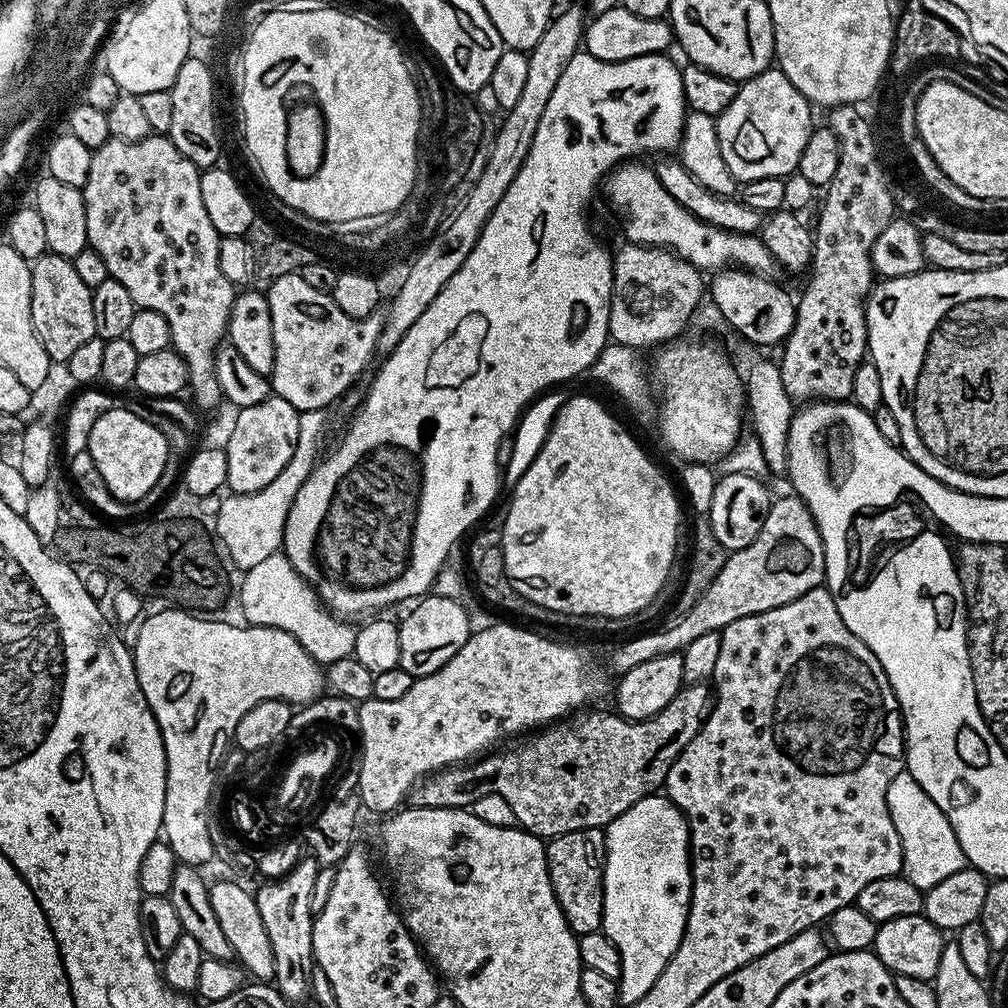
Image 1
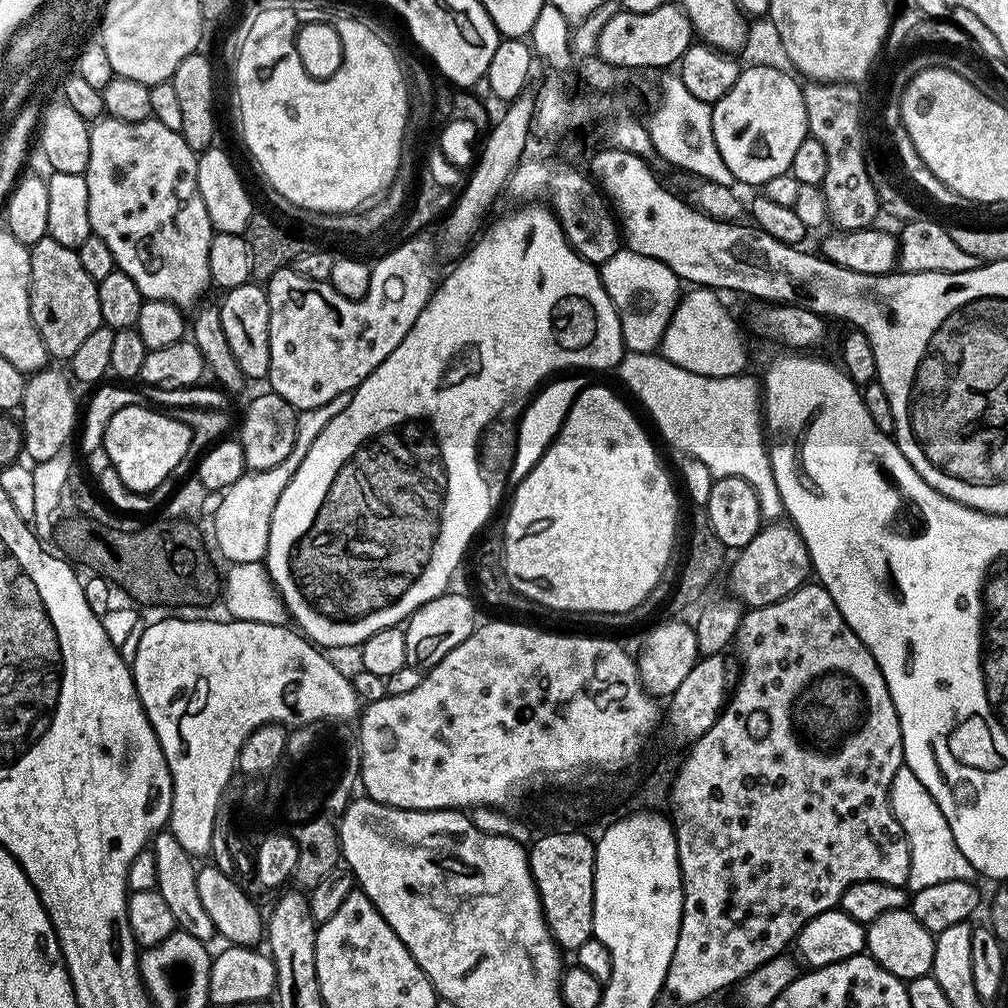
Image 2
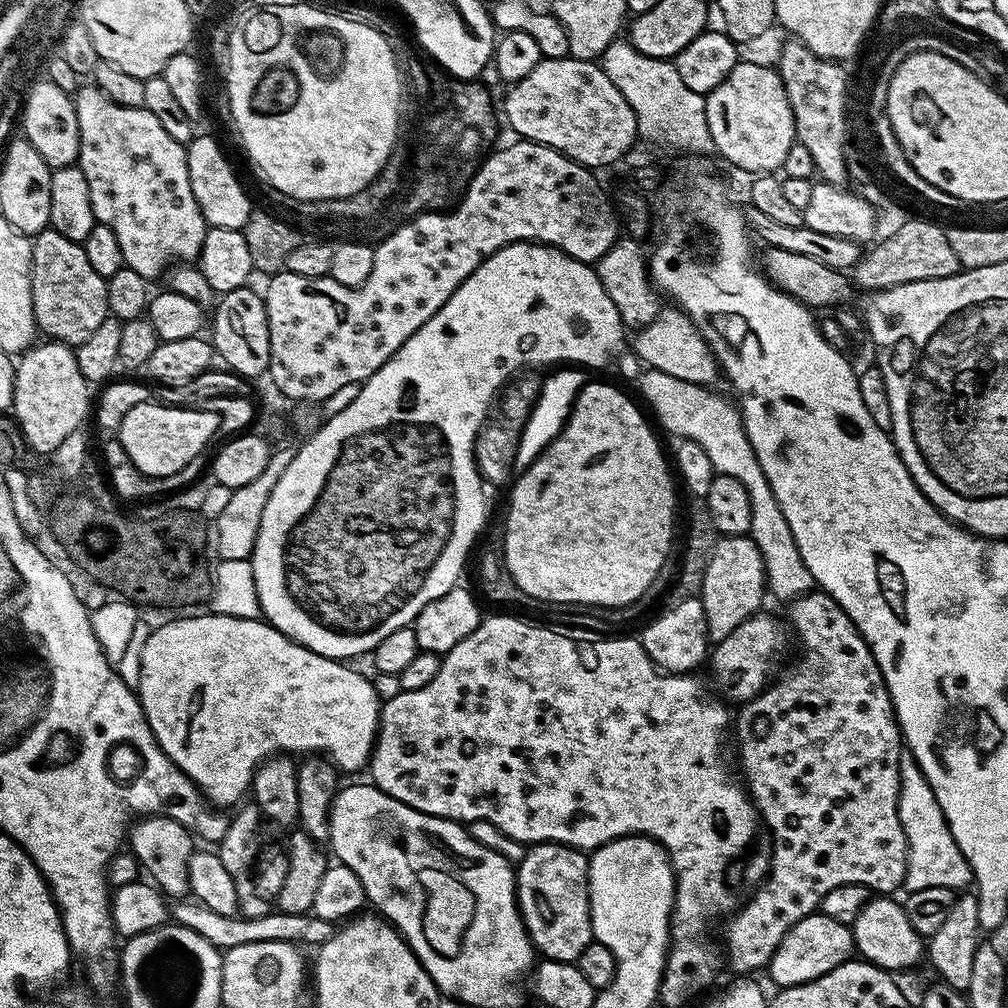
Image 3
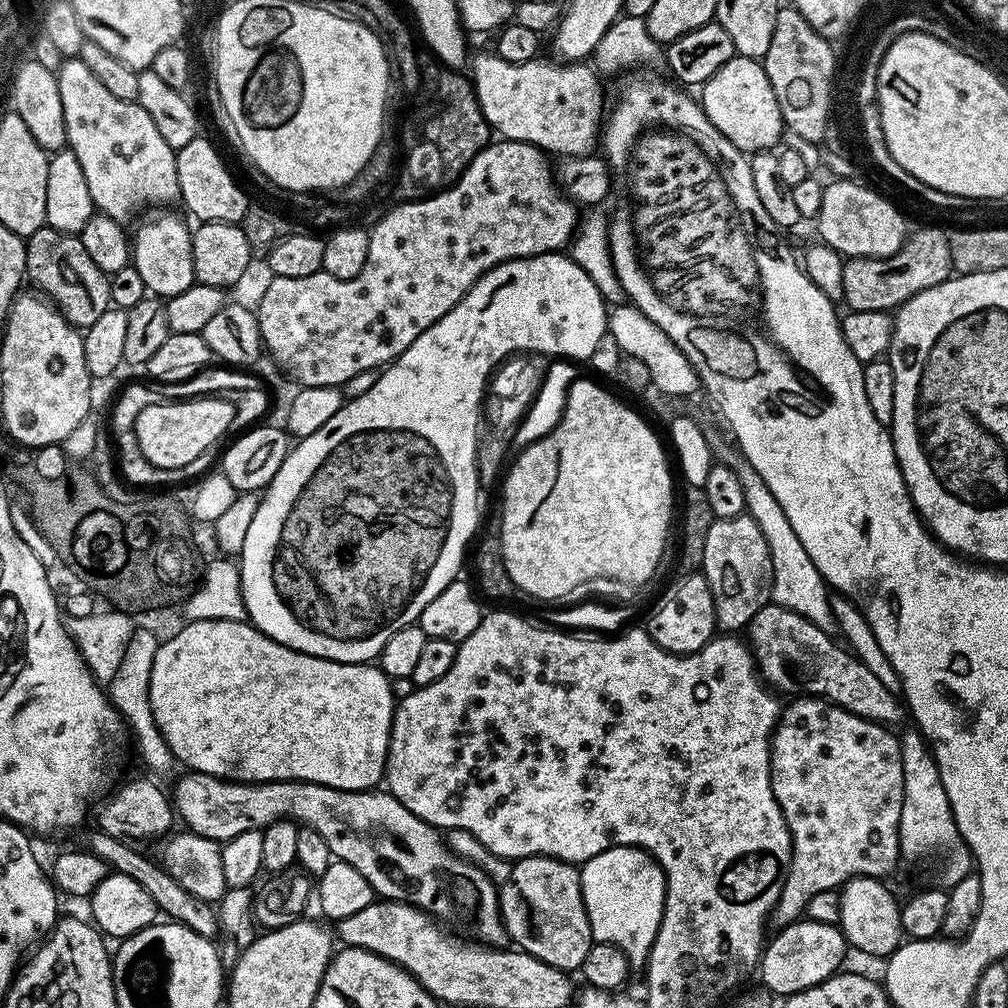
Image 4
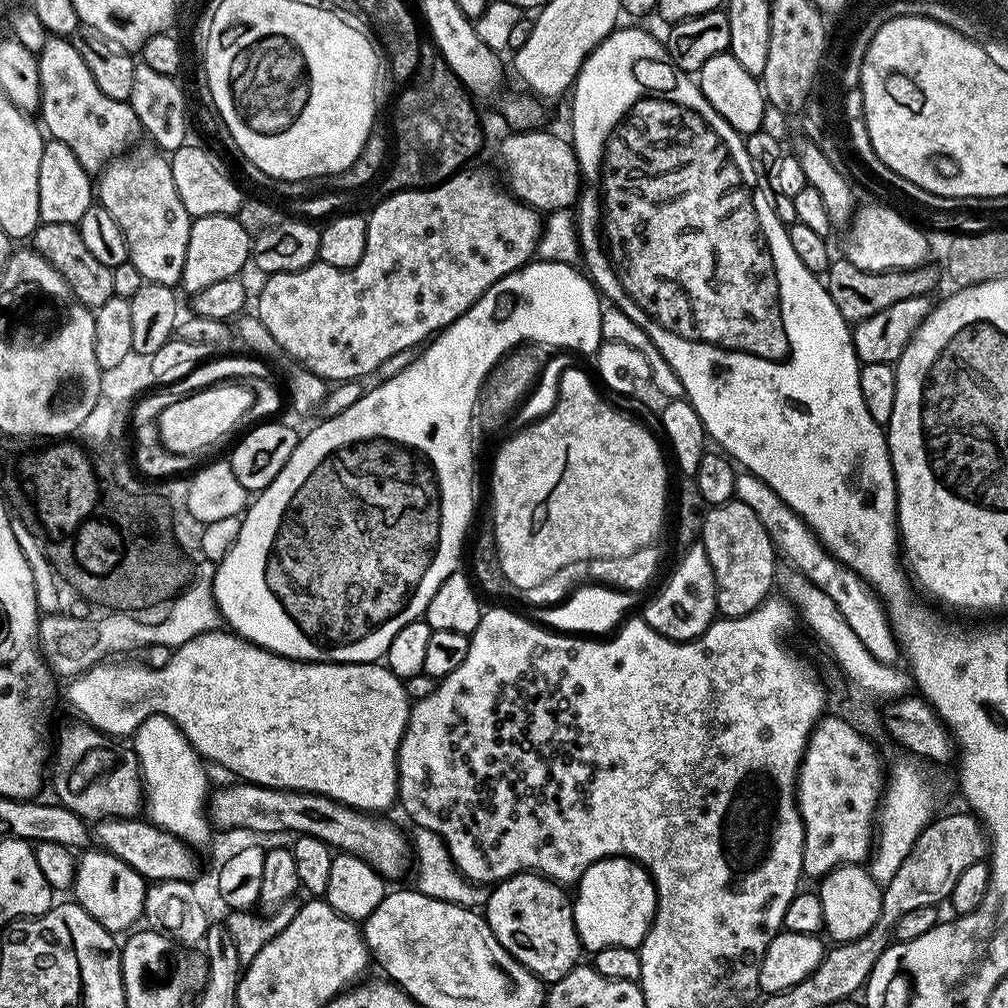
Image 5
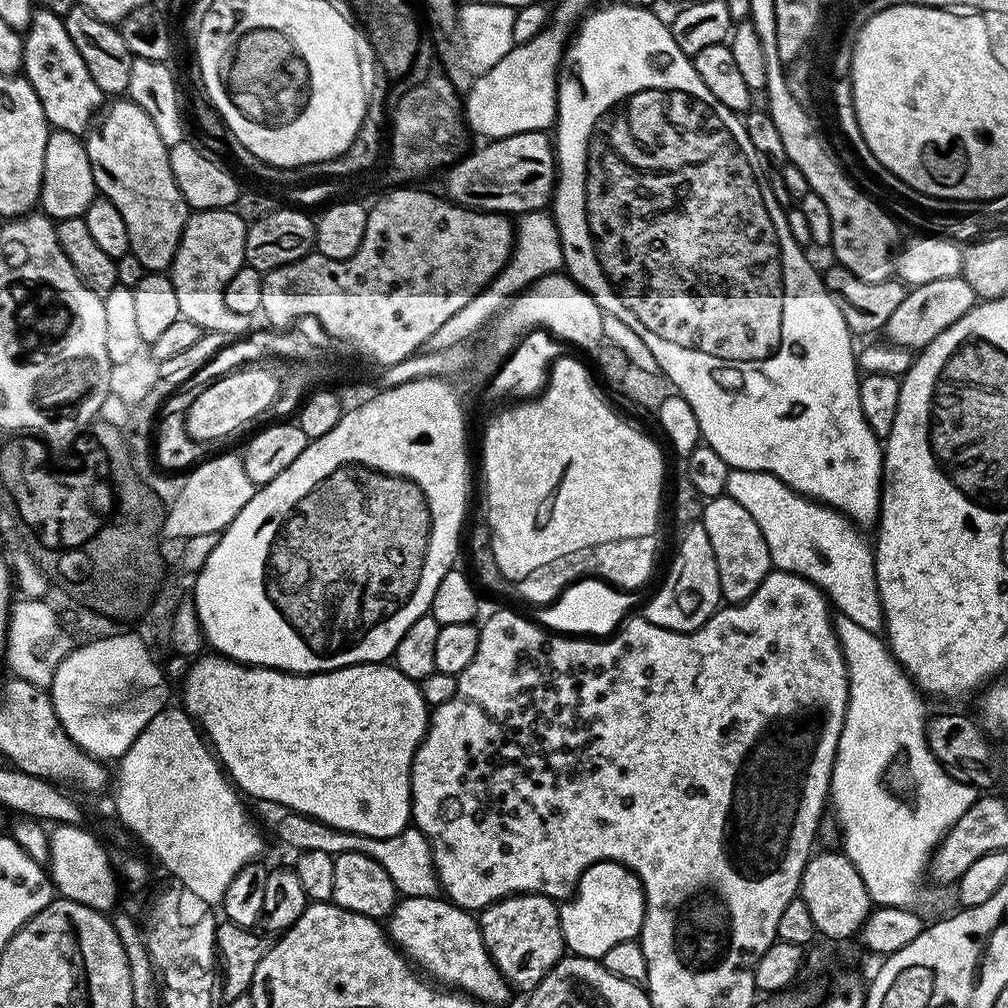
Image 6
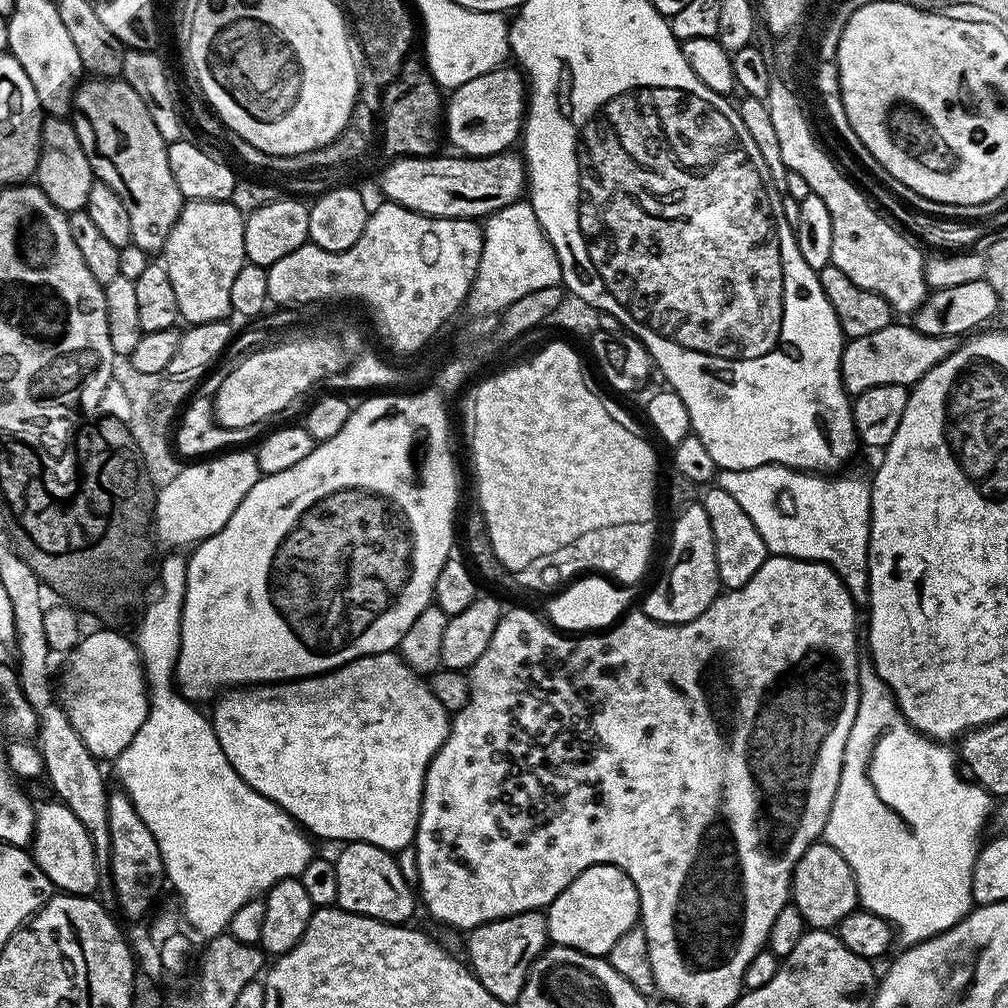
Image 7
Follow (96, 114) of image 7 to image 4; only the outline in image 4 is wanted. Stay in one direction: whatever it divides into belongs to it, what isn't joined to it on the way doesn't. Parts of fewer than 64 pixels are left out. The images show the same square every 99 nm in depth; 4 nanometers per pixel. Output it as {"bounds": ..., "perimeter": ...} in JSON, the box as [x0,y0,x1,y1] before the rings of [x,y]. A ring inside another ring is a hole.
{"bounds":[131,206,197,298],"perimeter":[[[152,206],[139,217],[140,225],[136,228],[136,236],[131,241],[132,258],[131,267],[138,270],[142,282],[146,282],[146,290],[149,294],[155,294],[160,298],[177,296],[182,290],[190,290],[190,286],[197,283],[194,274],[194,250],[192,249],[192,232],[184,225],[184,220],[178,213],[172,212],[168,206]]]}

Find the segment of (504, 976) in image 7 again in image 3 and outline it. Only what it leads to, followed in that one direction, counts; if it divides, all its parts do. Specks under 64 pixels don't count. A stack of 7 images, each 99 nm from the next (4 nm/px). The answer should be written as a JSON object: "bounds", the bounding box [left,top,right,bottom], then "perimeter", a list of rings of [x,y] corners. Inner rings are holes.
{"bounds":[515,844,594,964],"perimeter":[[[534,844],[515,869],[520,916],[533,948],[541,957],[571,964],[594,942],[592,903],[588,897],[589,863],[589,853],[579,848],[565,844]]]}

